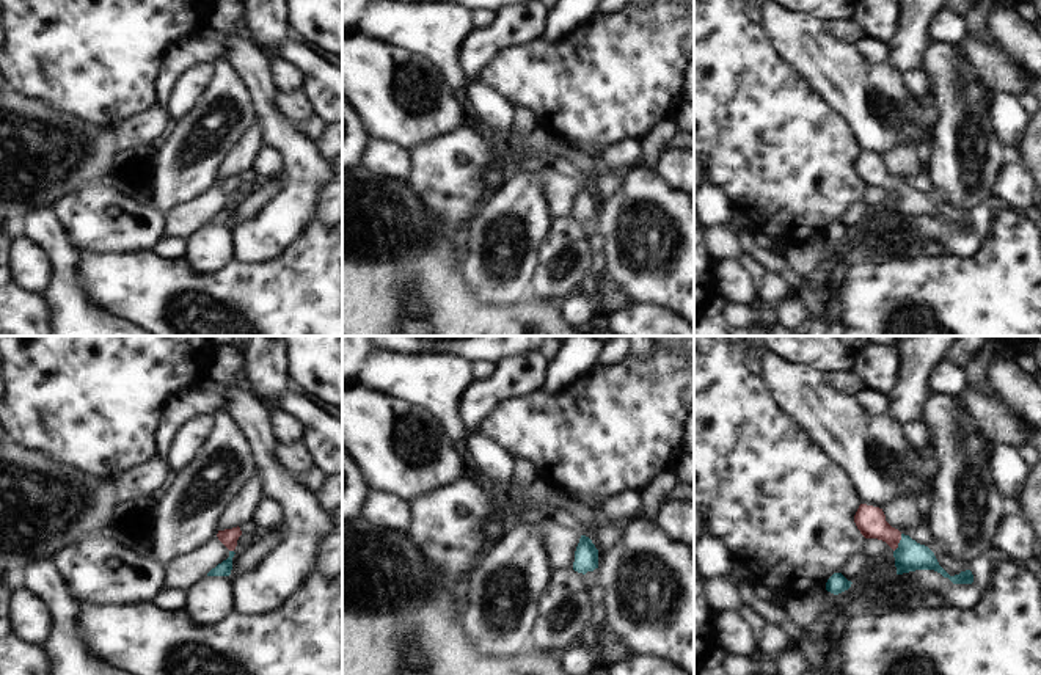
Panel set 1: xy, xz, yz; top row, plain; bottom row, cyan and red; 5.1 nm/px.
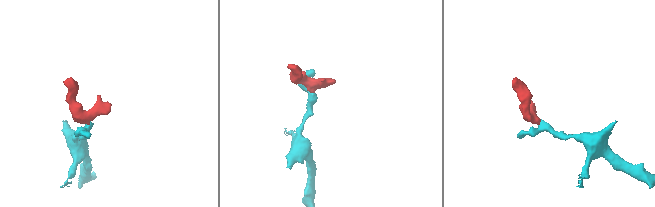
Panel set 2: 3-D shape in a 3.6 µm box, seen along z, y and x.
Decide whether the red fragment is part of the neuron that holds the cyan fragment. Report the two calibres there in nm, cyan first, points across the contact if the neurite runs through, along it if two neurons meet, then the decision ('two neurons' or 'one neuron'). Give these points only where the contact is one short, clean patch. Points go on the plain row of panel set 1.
calibres 160 and 150 nm; way yz (909, 204), (898, 192), (870, 168); one neuron

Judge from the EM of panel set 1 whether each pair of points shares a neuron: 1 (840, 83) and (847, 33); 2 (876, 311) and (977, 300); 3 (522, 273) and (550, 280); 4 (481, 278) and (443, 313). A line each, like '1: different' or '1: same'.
1: different
2: same
3: different
4: different

